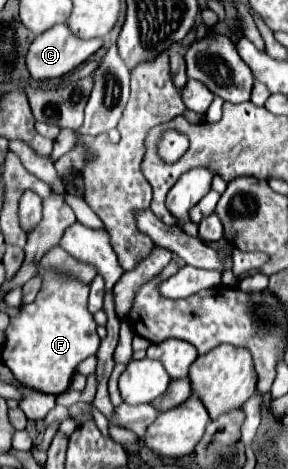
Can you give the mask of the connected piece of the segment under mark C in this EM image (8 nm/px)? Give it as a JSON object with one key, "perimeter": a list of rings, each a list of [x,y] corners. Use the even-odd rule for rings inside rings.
{"perimeter":[[[58,24],[54,28],[50,28],[48,32],[40,34],[34,38],[34,42],[30,44],[28,52],[26,52],[26,68],[30,72],[30,76],[34,80],[52,80],[52,78],[62,78],[64,74],[72,72],[76,66],[80,66],[82,62],[86,62],[94,52],[98,52],[102,46],[100,38],[92,38],[92,40],[80,40],[76,36],[72,36],[72,32],[68,30],[66,24]]]}

